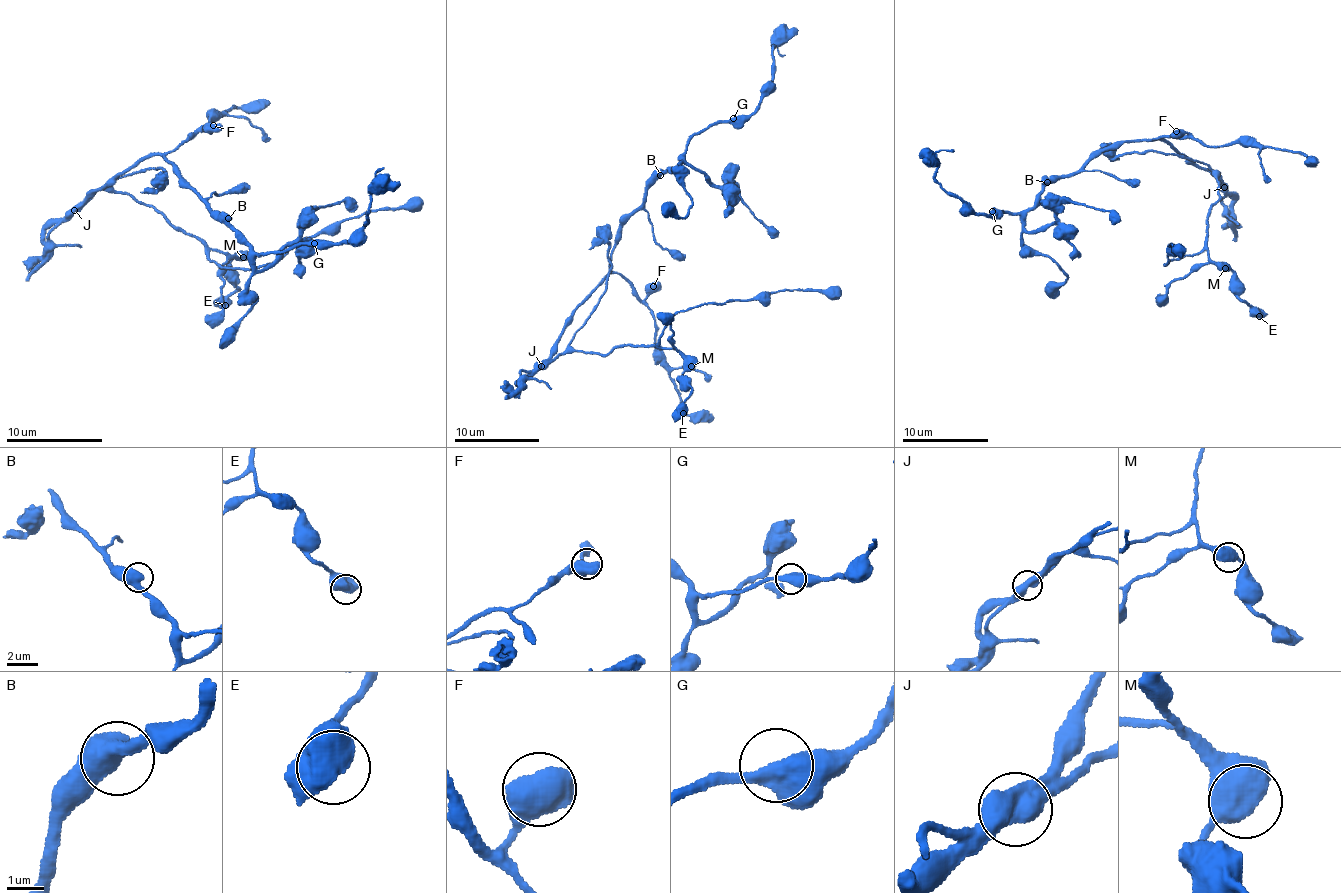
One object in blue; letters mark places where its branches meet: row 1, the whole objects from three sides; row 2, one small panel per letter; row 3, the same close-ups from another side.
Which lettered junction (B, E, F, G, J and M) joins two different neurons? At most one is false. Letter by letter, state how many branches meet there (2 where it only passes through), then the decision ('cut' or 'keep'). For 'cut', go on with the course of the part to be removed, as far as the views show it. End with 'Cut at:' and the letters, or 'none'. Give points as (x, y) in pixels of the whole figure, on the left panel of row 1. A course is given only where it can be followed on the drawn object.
B: branches 2; keep
E: branches 2; keep
F: branches 2; keep
G: branches 2; keep
J: branches 2; cut; course (73, 211), (100, 190), (127, 192), (193, 234), (209, 259), (242, 270), (276, 263), (344, 220), (423, 200)
M: branches 2; keep
Cut at: J

